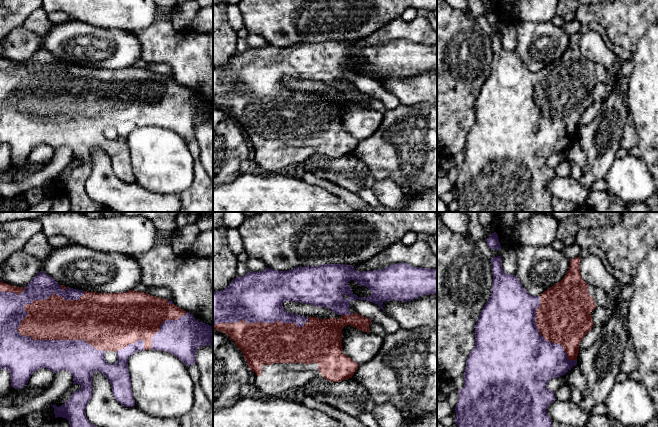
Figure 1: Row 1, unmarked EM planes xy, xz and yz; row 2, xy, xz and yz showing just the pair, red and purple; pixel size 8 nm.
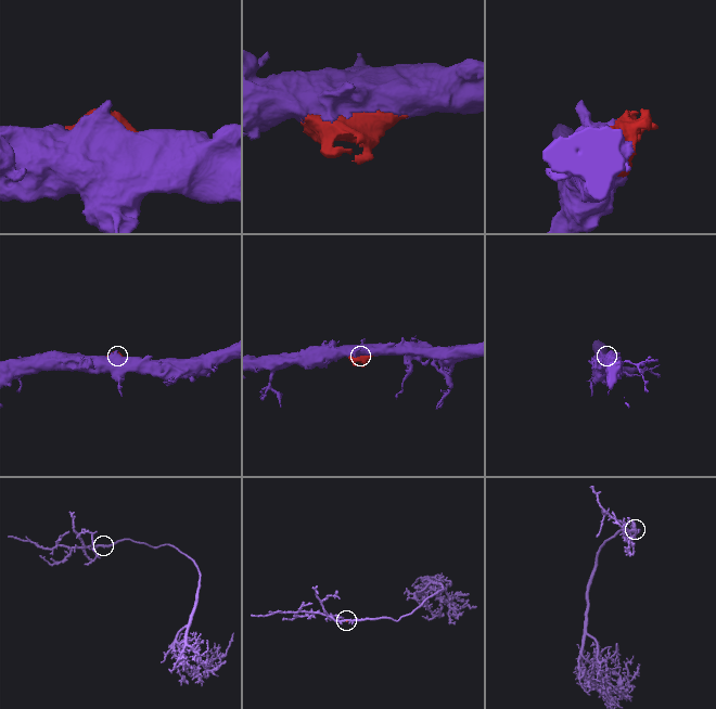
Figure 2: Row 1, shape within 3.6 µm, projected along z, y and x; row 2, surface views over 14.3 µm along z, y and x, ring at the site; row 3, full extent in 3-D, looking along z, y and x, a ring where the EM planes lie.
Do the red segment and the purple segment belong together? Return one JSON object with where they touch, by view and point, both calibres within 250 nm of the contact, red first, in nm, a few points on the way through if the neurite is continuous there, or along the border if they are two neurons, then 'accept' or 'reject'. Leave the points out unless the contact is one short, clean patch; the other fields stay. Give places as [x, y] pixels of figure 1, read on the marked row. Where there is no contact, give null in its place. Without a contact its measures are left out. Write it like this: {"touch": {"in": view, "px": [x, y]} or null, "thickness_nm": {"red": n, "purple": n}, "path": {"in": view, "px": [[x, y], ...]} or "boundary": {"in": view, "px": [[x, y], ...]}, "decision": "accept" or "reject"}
{"touch": {"in": "xy", "px": [50, 339]}, "thickness_nm": {"red": 340, "purple": 300}, "decision": "accept"}

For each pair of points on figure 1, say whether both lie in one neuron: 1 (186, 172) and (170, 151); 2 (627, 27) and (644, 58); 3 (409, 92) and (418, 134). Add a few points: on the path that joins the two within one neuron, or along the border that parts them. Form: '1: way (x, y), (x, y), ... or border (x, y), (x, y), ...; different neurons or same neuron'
1: way (181, 168), (170, 156); same neuron
2: border (647, 27), (632, 53); different neurons
3: border (426, 101), (401, 104); different neurons

